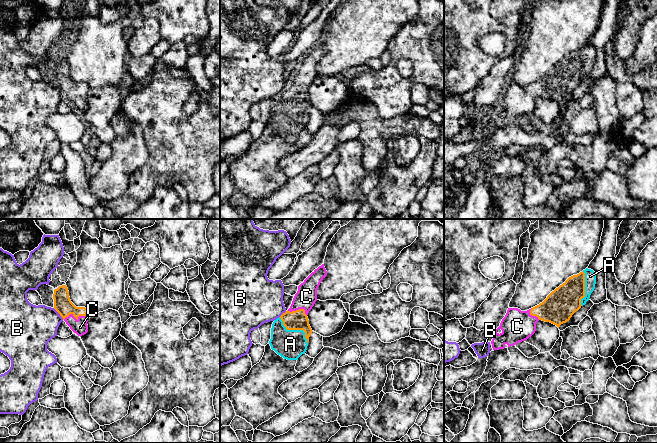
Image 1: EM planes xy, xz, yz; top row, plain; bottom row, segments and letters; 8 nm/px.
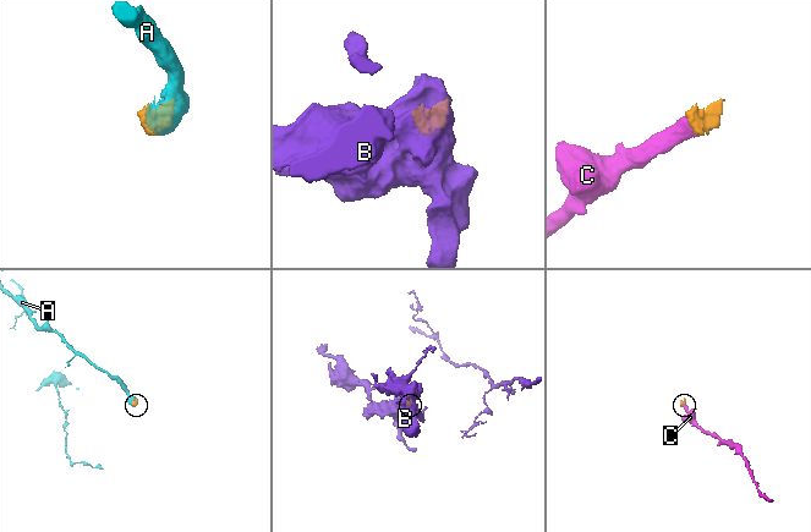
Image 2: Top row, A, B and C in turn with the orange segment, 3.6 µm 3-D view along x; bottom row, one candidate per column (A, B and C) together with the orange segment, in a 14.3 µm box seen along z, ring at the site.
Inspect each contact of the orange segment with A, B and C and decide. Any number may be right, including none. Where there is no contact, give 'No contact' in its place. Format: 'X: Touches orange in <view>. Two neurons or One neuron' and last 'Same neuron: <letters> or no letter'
A: Touches orange in xz. One neuron
B: Touches orange in xy. Two neurons
C: Touches orange in xy. One neuron
Same neuron: A, C

